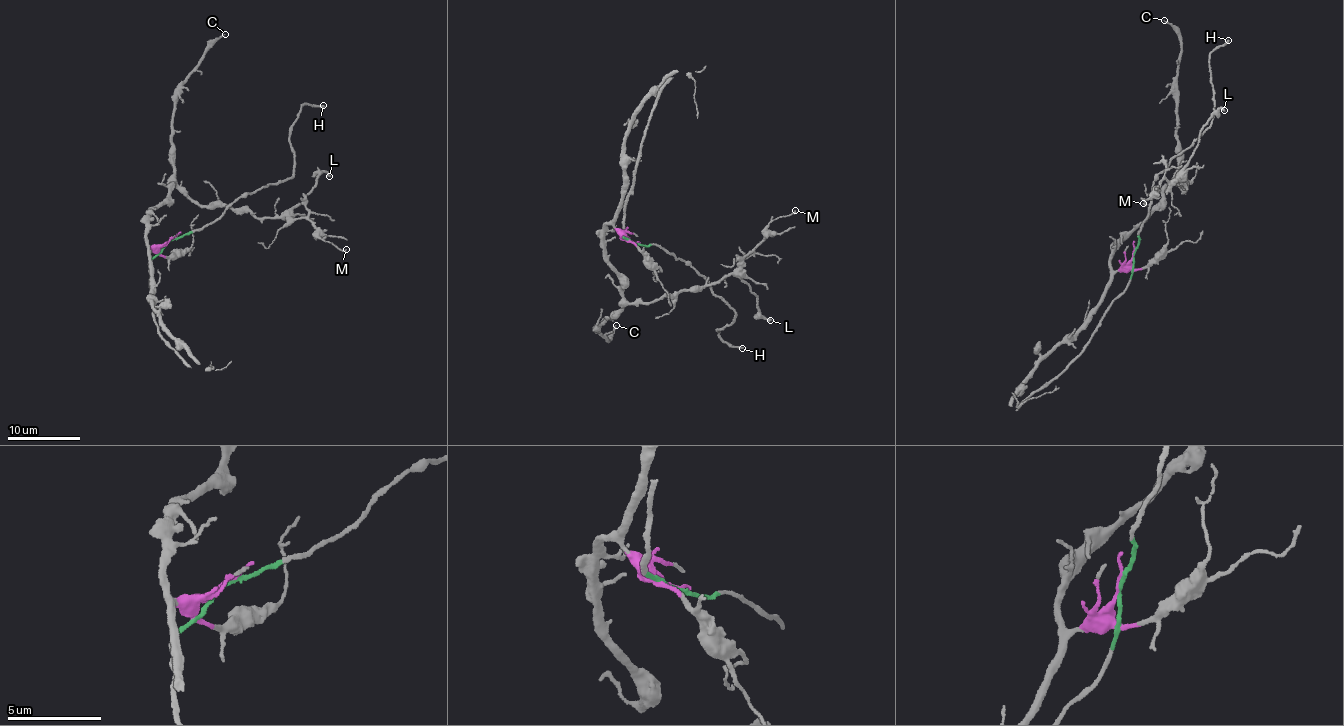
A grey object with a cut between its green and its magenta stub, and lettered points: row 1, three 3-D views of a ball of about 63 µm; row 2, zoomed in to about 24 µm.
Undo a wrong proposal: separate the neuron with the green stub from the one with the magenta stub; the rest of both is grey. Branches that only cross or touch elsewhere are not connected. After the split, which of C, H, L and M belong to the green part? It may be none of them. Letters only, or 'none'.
H

